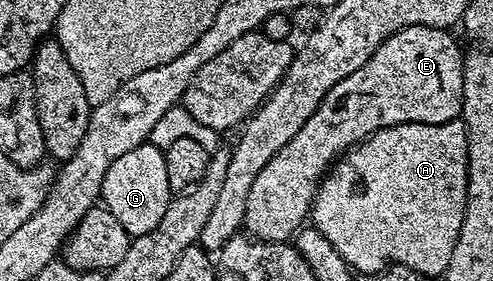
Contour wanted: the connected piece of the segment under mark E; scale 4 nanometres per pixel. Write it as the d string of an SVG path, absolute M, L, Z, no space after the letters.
M406 26L389 36L357 68L357 72L349 72L345 80L333 84L321 100L317 112L301 124L301 132L281 148L261 168L257 180L253 180L253 188L249 188L249 200L245 200L245 220L243 230L252 238L260 242L291 242L299 233L301 227L308 221L311 206L315 202L315 193L329 167L340 156L347 153L351 147L364 142L371 134L376 134L381 128L389 128L406 122L420 122L421 124L445 124L456 121L463 113L463 60L464 51L459 51L455 38L447 30L438 30L428 26Z

